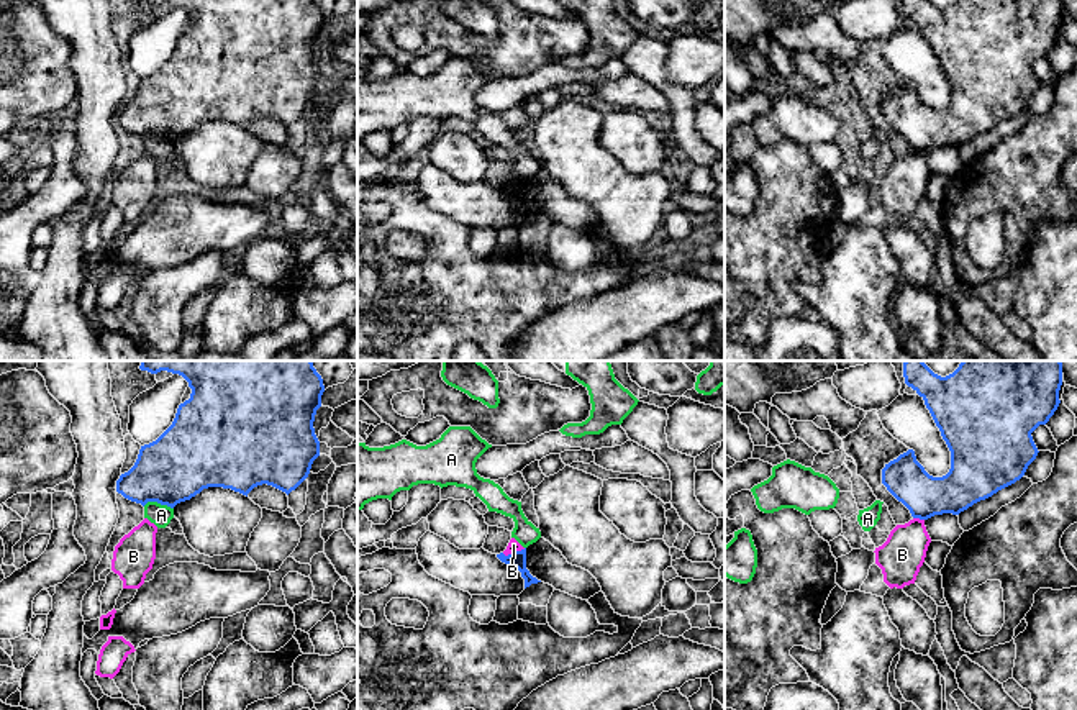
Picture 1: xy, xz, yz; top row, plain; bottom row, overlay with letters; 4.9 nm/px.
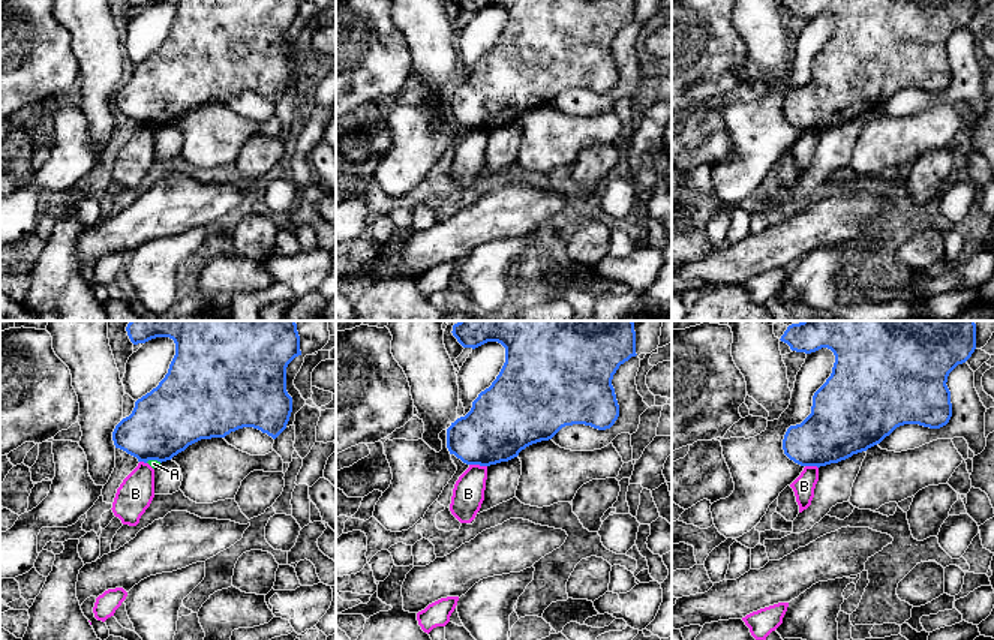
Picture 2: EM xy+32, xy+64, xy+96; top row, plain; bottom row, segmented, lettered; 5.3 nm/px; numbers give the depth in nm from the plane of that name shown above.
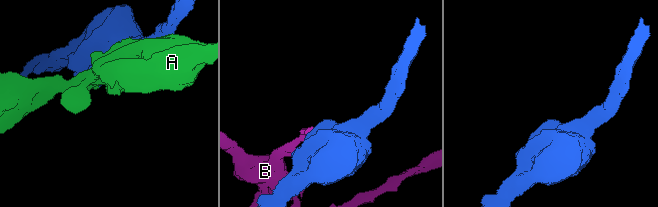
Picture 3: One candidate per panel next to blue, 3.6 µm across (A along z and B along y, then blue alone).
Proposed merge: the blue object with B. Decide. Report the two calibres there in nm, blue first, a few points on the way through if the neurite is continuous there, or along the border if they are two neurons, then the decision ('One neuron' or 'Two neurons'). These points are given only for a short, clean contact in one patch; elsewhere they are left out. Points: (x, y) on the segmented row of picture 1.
Thickness 80 nm (blue) against 60 nm. Boundary: xz (525, 548), (507, 555), (502, 553). Two neurons

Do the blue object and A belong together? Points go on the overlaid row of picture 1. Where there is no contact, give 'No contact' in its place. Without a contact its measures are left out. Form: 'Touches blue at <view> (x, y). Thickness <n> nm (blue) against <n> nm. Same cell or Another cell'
Touches blue at xy (158, 502). Thickness 340 nm (blue) against 110 nm. Another cell

